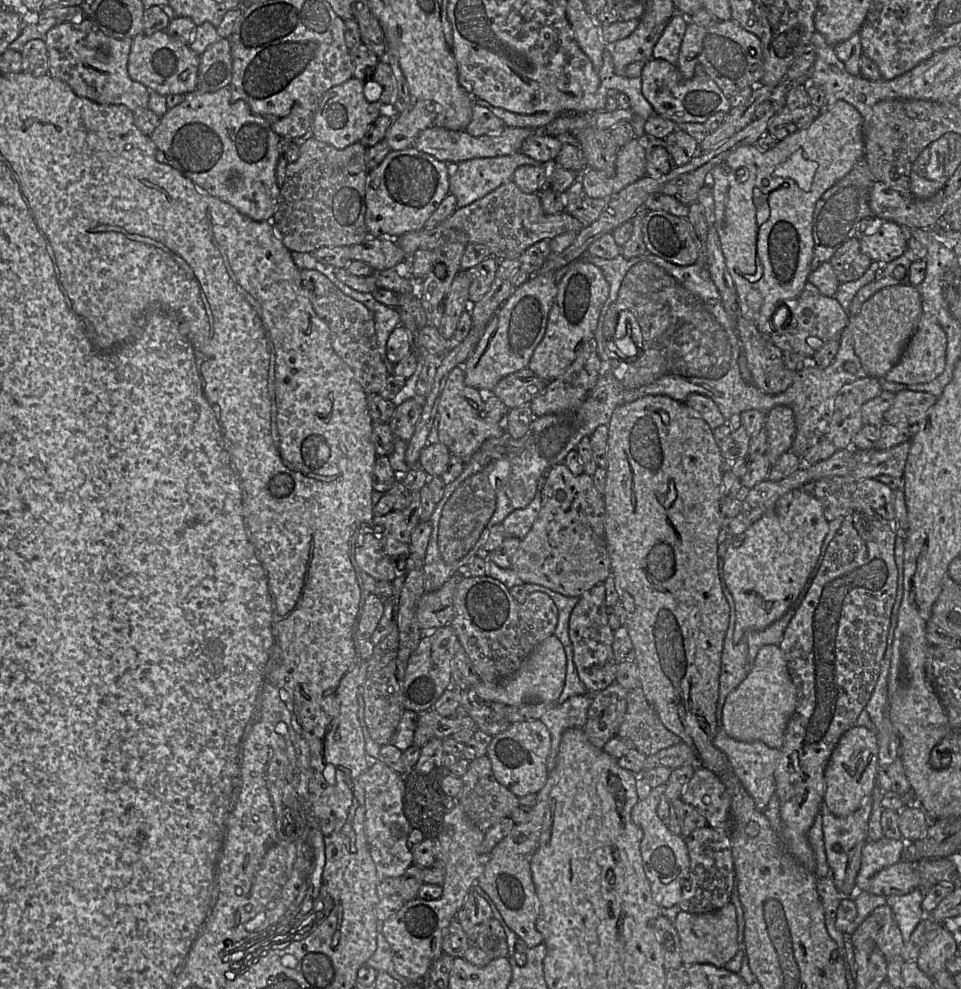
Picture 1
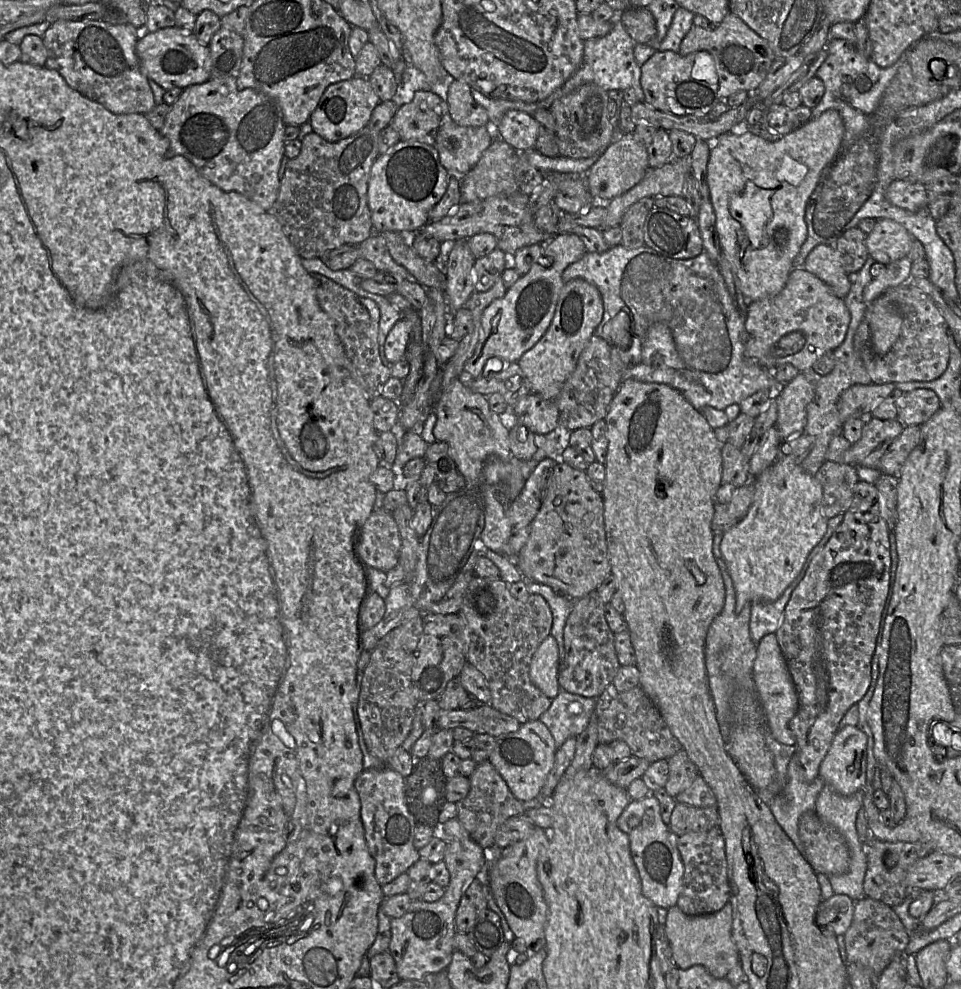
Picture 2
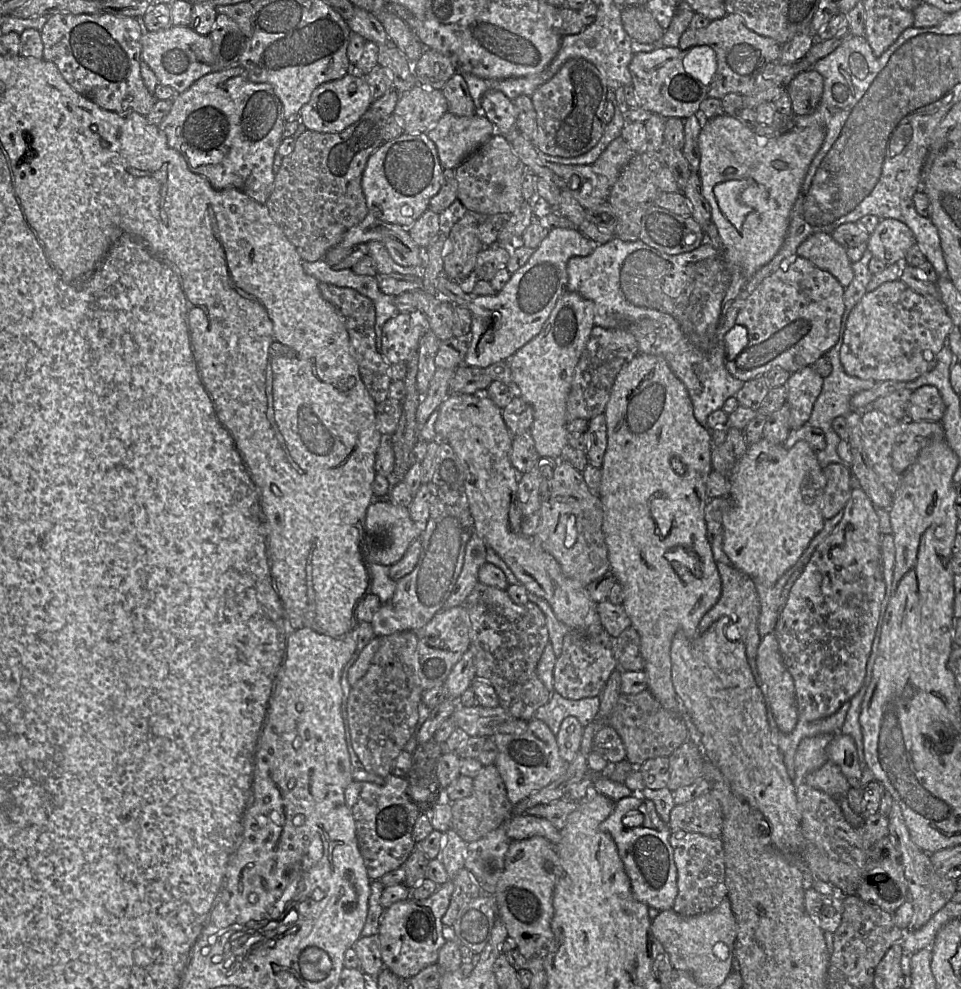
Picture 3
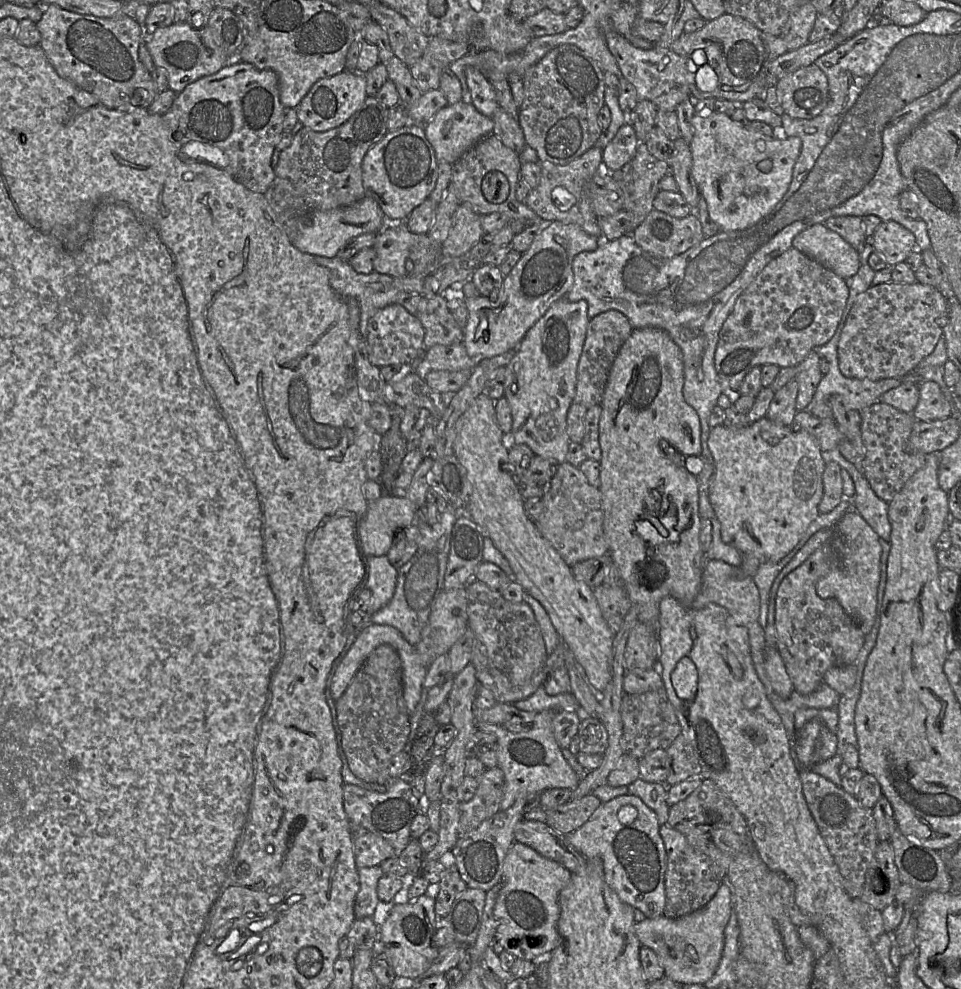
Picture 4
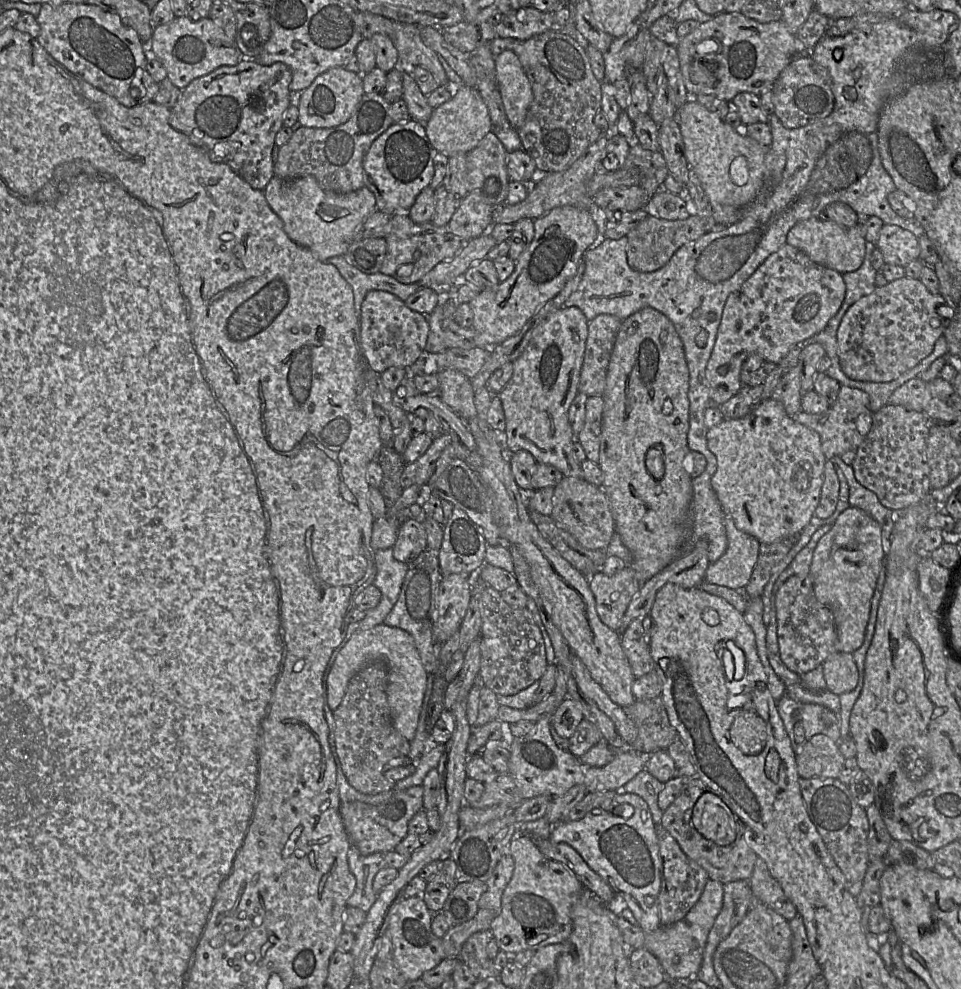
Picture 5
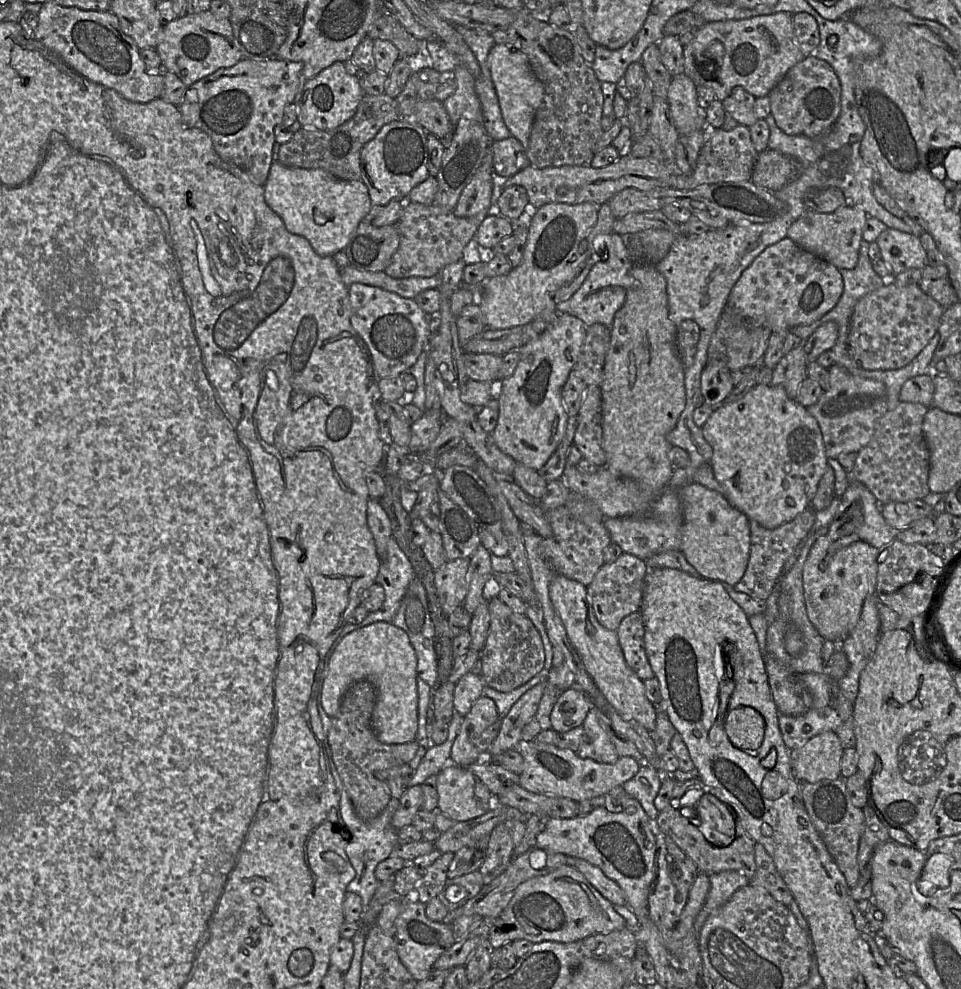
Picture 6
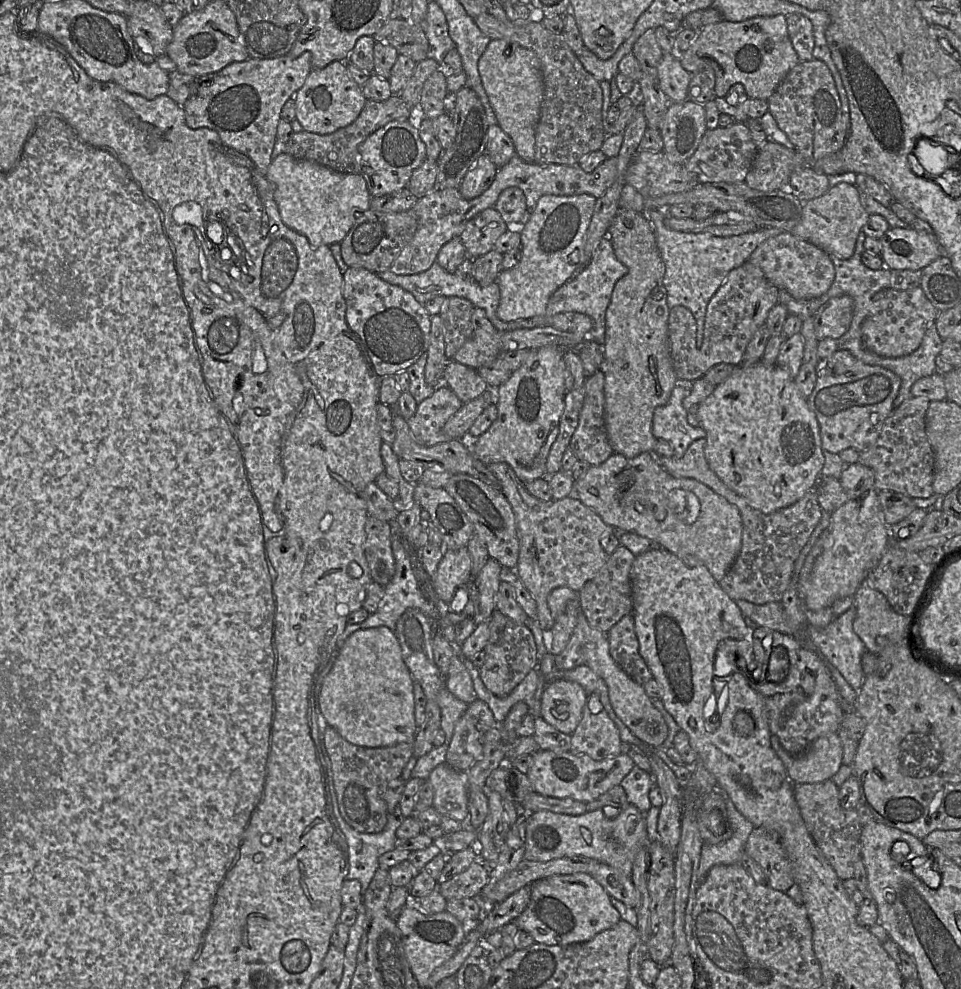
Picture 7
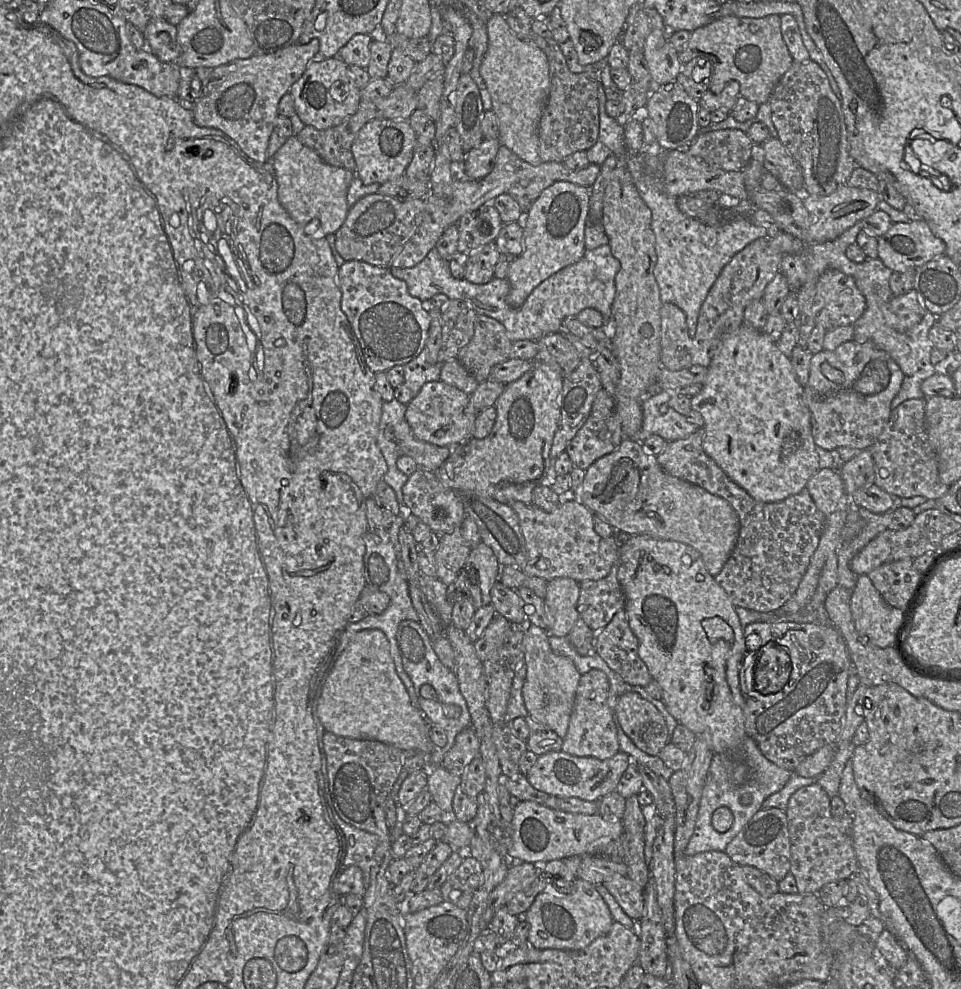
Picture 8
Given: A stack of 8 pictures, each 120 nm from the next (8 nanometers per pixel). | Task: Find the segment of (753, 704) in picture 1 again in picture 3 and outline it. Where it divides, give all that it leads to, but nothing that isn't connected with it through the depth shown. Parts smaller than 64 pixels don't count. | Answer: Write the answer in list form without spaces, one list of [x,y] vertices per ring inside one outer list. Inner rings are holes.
[[[774,633],[761,638],[756,664],[775,723],[782,733],[788,734],[798,722],[795,686]]]

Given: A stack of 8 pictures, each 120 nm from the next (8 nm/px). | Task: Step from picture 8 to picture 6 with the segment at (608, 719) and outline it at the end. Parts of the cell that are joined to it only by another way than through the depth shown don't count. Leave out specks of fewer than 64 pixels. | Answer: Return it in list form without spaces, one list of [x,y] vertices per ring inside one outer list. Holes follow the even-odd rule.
[[[596,707],[590,709],[582,727],[584,729],[583,742],[576,752],[580,758],[606,764],[614,764],[620,758],[615,745],[601,725]]]

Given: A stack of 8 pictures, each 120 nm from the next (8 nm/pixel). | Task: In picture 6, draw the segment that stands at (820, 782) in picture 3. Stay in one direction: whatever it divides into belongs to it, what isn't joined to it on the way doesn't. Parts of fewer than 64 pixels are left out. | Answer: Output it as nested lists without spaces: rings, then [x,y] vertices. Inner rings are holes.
[[[825,666],[823,674],[808,673],[805,675],[798,675],[802,686],[810,693],[812,697],[812,704],[806,713],[799,716],[787,716],[778,713],[779,728],[782,739],[789,750],[793,750],[804,745],[812,737],[827,732],[836,732],[841,725],[842,720],[833,706],[833,694],[831,689],[831,678],[825,674]]]

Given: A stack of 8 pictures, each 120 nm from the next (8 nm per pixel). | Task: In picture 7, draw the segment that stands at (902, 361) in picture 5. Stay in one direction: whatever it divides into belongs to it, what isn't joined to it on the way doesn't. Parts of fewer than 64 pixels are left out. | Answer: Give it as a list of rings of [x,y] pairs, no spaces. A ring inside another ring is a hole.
[[[922,288],[878,291],[872,298],[870,311],[861,327],[863,345],[873,353],[896,358],[911,354],[921,344],[927,329],[935,324],[939,311],[926,297]]]

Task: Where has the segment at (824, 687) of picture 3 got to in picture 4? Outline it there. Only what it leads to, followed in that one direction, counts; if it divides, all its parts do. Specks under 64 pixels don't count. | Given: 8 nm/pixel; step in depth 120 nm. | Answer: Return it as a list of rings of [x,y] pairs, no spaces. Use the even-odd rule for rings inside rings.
[[[824,543],[781,582],[776,596],[775,627],[777,649],[794,690],[802,695],[814,692],[825,672],[833,666],[855,665],[865,634],[846,614],[836,599],[822,599],[816,593],[819,579],[834,566],[834,549]]]

